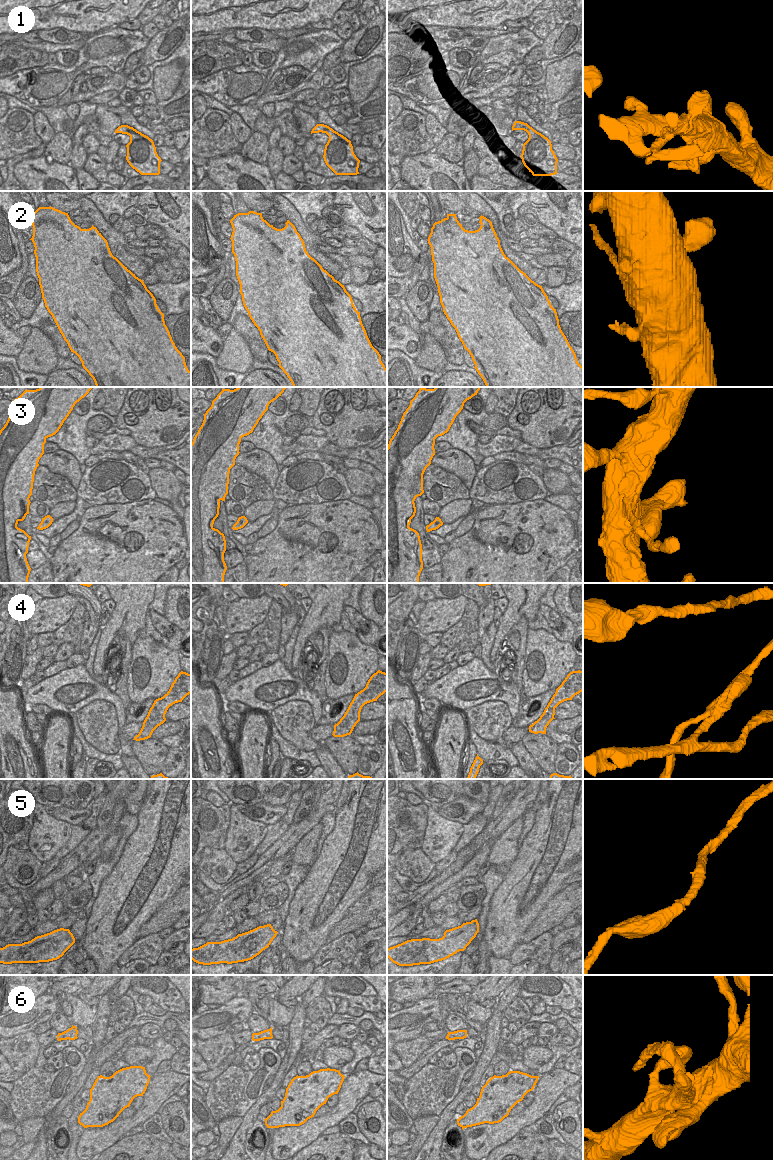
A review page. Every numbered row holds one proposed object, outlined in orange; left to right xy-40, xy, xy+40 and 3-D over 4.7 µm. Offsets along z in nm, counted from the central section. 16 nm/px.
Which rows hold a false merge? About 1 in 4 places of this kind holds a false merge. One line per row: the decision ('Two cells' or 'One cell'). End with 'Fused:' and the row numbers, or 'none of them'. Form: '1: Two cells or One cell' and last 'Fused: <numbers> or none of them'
1: One cell
2: One cell
3: One cell
4: Two cells
5: One cell
6: Two cells
Fused: 4, 6.

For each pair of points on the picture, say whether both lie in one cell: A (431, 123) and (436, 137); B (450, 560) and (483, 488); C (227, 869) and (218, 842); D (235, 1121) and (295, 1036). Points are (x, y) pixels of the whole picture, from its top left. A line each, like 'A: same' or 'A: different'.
A: same
B: different
C: different
D: different

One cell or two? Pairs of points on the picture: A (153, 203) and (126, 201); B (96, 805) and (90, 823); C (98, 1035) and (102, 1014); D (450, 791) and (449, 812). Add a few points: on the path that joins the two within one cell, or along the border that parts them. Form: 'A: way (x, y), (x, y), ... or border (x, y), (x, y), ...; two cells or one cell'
A: border (137, 201), (135, 204); two cells
B: way (95, 809), (92, 819); one cell
C: way (99, 1030), (101, 1019); one cell
D: border (473, 798), (459, 796), (444, 804); two cells

